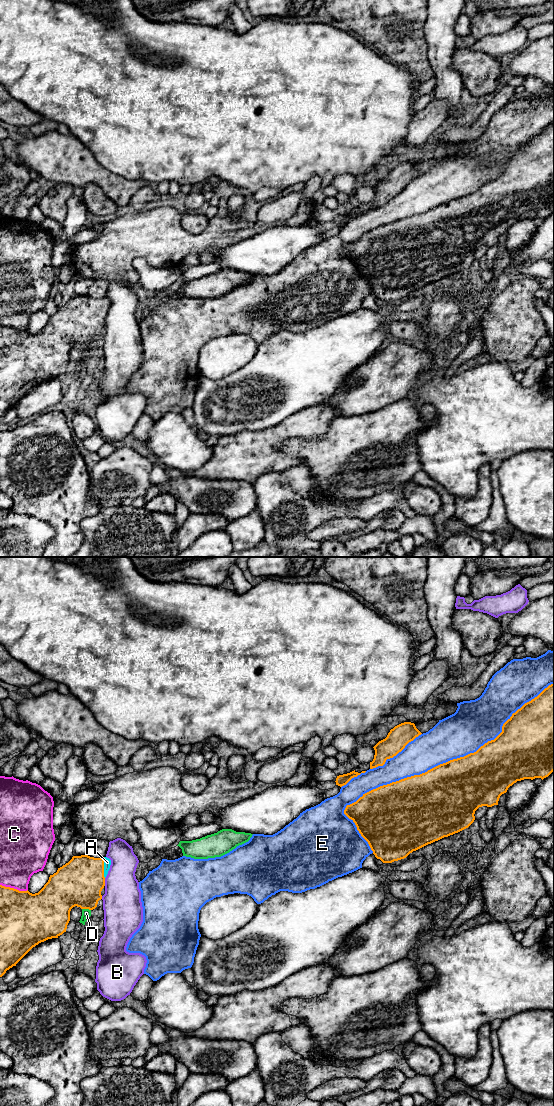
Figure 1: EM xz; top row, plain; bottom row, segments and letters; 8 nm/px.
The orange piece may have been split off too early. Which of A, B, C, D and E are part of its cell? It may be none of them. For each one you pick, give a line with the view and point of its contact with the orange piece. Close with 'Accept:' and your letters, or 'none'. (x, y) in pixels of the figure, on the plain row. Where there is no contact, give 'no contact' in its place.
A: contact xz (103, 308)
Accept: A

